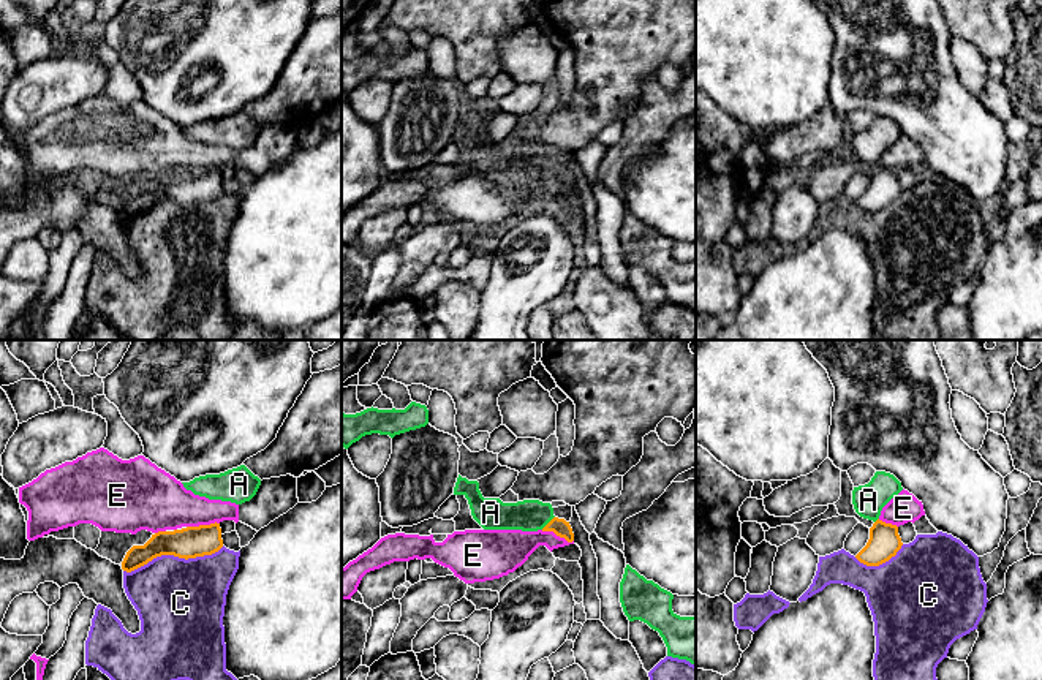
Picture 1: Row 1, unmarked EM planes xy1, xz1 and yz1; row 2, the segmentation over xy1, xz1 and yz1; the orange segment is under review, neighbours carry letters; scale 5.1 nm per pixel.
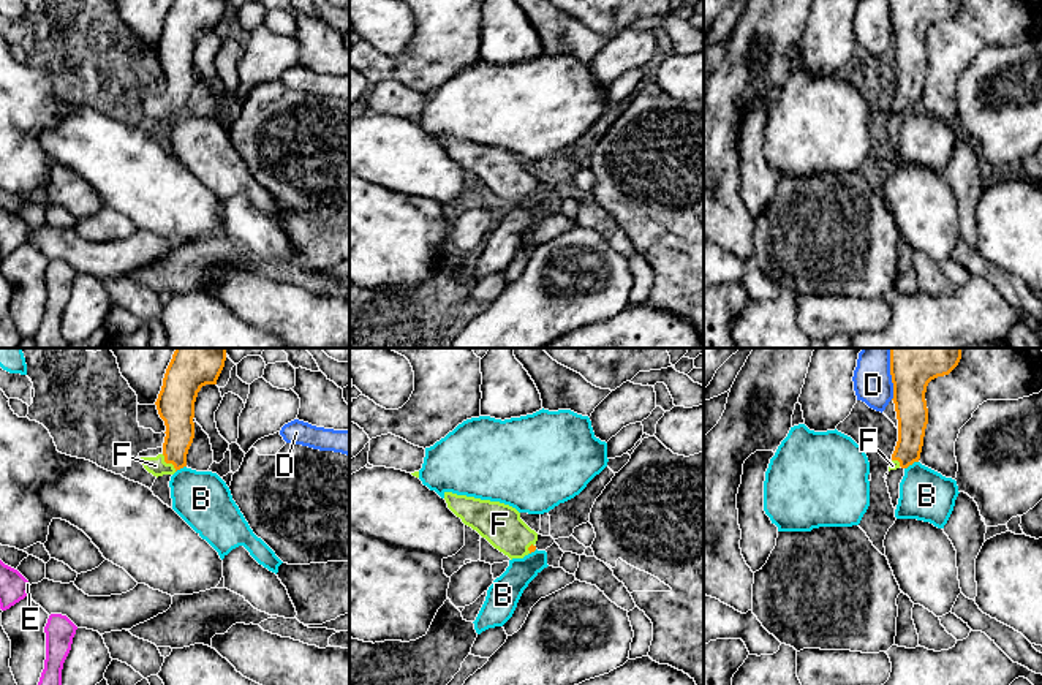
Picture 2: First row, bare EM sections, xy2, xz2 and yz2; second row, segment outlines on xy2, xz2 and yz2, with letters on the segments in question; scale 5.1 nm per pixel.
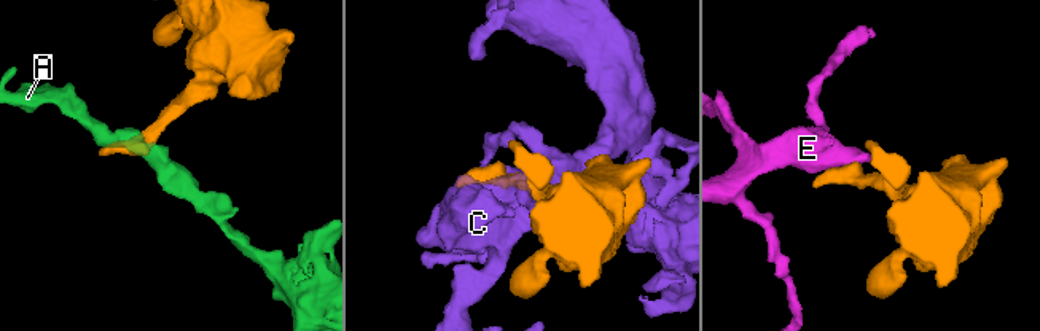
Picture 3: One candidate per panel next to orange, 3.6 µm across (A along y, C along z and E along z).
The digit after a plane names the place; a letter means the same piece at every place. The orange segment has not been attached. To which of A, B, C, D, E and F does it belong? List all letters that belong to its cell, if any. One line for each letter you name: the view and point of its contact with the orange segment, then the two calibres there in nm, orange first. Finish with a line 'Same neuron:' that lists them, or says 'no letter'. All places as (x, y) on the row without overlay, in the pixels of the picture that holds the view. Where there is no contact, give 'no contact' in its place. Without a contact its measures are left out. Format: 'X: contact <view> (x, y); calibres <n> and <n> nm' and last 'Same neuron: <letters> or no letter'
F: contact xy2 (168, 108); calibres 160 and 90 nm
Same neuron: F

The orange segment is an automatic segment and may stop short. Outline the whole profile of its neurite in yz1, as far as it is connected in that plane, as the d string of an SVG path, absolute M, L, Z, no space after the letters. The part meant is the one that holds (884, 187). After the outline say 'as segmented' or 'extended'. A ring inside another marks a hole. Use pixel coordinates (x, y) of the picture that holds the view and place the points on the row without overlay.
M878 164L870 174L866 191L855 204L866 212L879 212L895 202L901 191L898 172Z; as segmented

